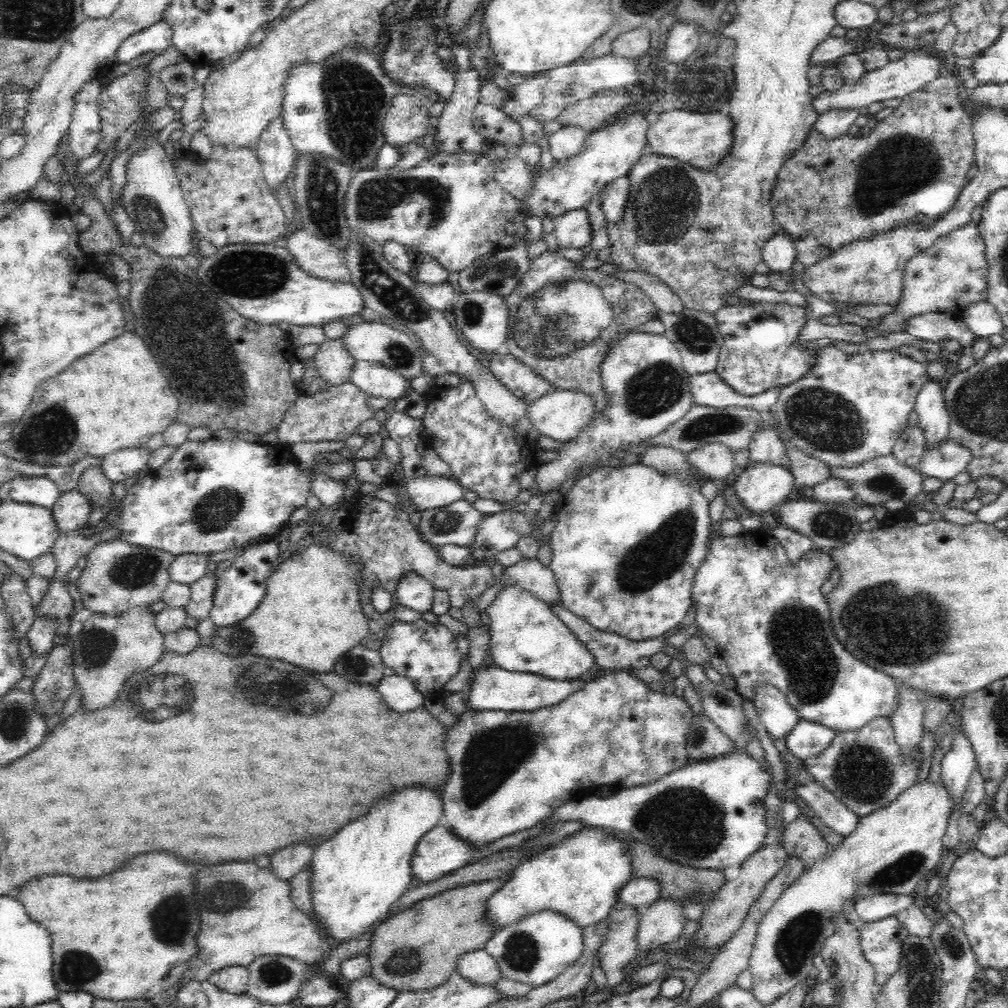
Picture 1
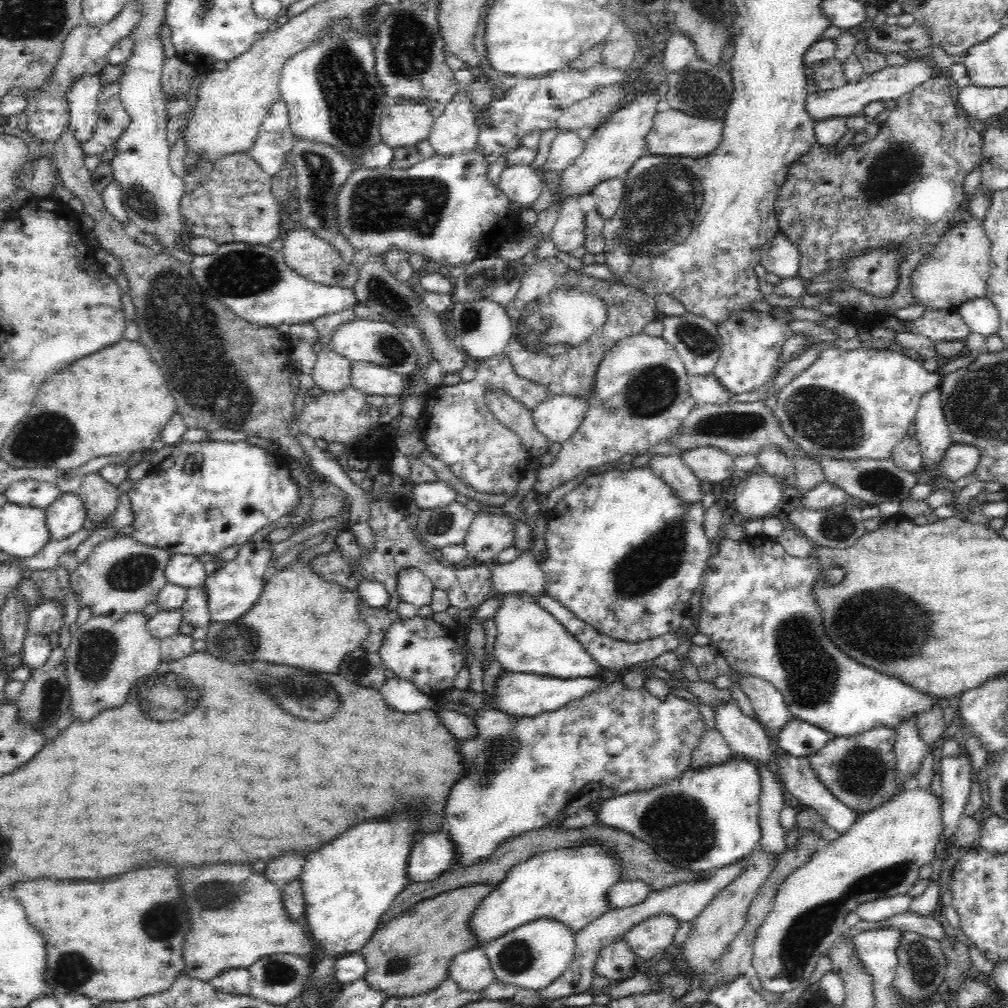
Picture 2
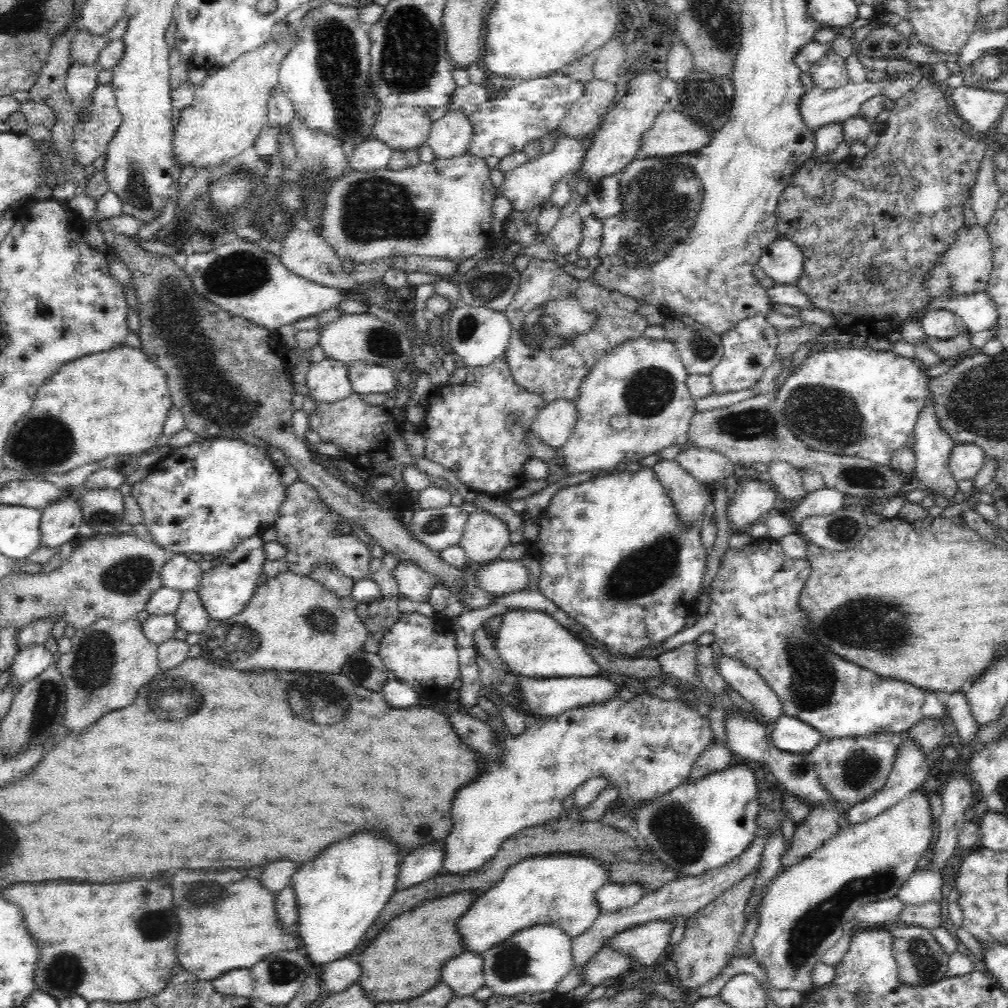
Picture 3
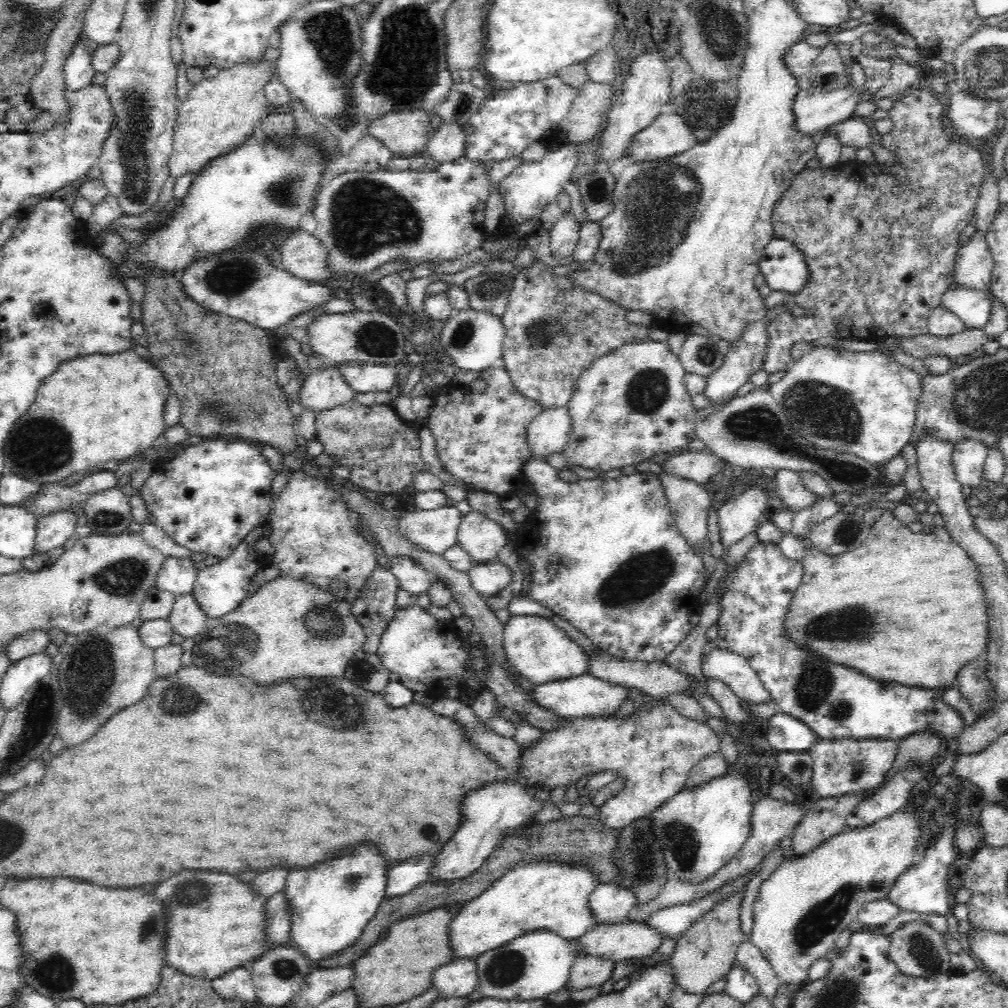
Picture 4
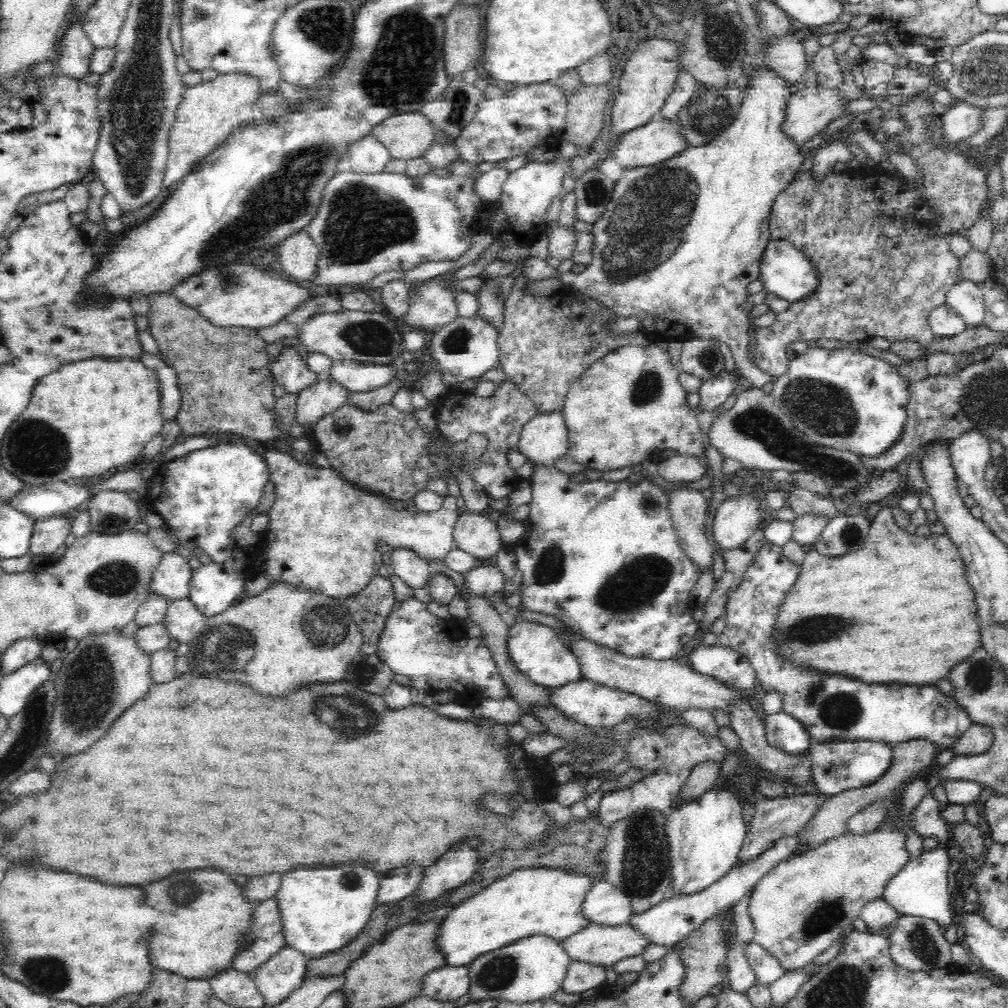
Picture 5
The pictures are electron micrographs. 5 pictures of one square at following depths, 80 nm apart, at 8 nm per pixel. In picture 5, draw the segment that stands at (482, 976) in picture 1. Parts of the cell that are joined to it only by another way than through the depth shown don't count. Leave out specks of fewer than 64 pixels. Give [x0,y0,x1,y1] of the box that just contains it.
[420,965,471,1002]

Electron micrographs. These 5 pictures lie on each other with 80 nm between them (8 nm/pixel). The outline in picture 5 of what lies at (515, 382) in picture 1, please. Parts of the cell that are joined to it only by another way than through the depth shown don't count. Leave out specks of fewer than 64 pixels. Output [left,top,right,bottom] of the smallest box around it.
[436,381,537,500]

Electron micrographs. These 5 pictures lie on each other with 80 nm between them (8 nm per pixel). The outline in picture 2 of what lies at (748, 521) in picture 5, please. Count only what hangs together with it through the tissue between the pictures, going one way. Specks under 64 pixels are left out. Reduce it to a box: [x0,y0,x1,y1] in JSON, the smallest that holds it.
[732,474,783,524]

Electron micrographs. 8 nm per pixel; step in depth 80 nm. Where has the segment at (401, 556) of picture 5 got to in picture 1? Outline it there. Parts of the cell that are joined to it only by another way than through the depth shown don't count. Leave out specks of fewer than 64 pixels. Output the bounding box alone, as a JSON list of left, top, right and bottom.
[395,572,434,613]

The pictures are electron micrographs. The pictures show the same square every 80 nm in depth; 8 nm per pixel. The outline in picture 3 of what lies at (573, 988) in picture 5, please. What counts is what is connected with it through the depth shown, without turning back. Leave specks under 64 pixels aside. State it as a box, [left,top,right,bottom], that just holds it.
[580,949,630,987]

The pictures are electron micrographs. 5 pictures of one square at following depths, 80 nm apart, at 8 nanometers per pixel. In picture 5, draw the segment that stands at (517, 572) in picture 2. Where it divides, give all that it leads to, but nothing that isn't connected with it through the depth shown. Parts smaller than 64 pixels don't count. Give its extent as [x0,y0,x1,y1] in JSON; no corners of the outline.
[464,562,504,598]

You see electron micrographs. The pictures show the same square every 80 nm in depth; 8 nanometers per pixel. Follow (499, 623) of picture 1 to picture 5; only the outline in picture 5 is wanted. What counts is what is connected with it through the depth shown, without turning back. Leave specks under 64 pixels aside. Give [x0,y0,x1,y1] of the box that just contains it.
[506,621,582,690]

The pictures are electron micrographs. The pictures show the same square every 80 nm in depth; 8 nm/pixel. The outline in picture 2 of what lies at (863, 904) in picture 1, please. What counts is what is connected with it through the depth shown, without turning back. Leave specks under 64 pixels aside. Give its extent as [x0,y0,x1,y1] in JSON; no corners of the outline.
[856,894,913,922]

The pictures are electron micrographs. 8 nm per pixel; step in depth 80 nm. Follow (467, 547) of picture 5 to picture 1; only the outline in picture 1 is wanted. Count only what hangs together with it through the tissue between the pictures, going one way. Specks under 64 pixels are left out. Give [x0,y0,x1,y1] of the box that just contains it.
[468,509,535,560]

